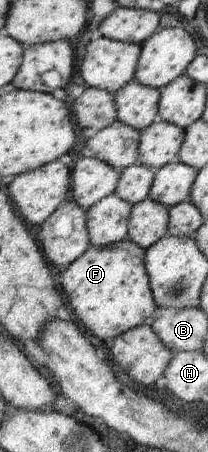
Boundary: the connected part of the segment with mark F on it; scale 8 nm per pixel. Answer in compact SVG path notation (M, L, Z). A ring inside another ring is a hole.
M126 238L110 246L92 245L80 258L61 270L59 288L65 296L69 312L80 318L86 330L100 340L116 338L127 330L147 324L157 309L145 267L146 251Z

